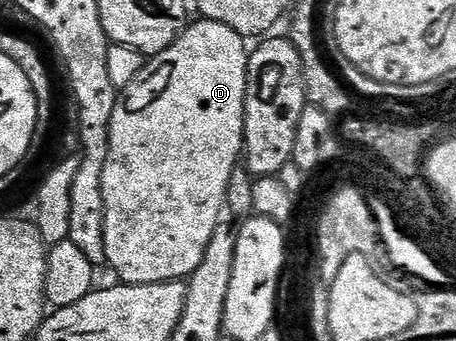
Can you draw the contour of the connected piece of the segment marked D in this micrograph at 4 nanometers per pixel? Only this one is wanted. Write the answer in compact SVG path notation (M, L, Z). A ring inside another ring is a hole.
M205 20L197 21L191 21L183 34L168 49L153 55L147 61L140 76L136 76L136 80L128 84L128 88L119 97L116 108L112 112L108 160L104 164L104 176L102 177L104 212L106 213L104 216L104 248L109 269L114 269L122 277L119 279L127 286L189 279L190 273L204 260L204 248L208 248L208 240L212 240L212 236L220 229L221 222L218 221L222 218L222 210L224 214L228 184L232 180L232 172L240 165L240 159L244 154L242 137L246 115L247 39L224 24Z

